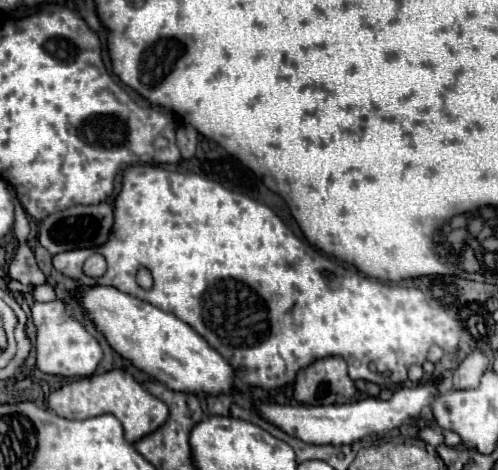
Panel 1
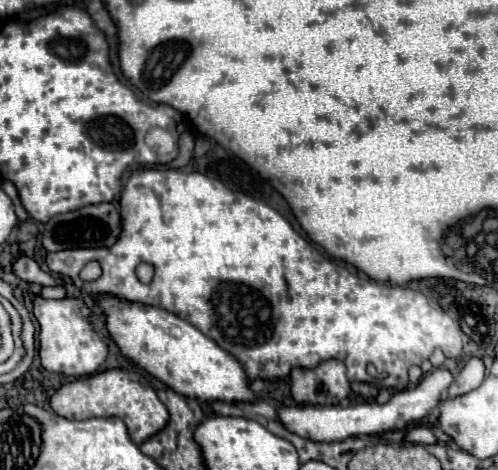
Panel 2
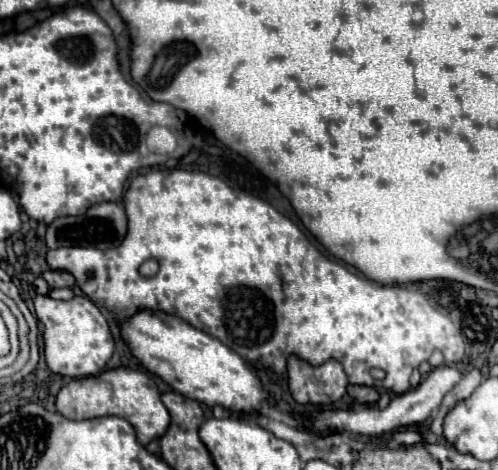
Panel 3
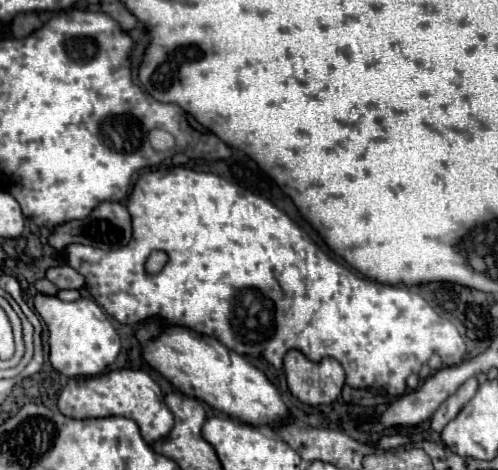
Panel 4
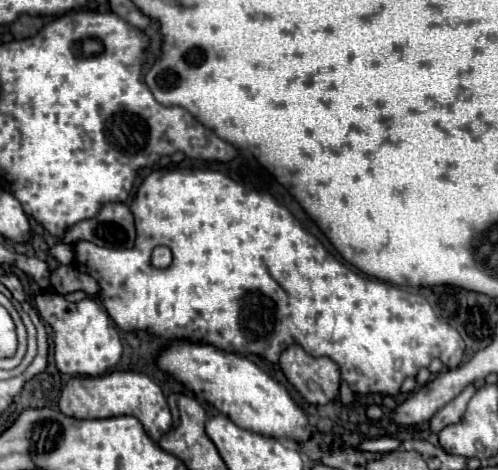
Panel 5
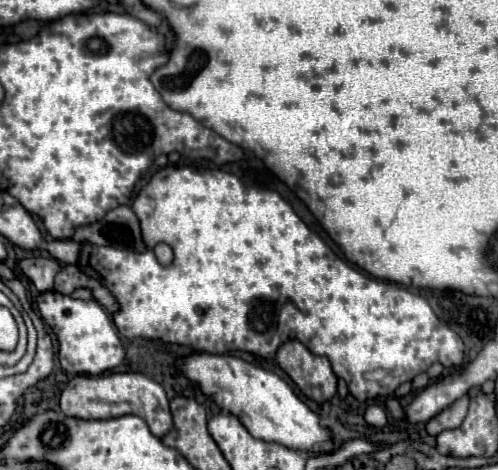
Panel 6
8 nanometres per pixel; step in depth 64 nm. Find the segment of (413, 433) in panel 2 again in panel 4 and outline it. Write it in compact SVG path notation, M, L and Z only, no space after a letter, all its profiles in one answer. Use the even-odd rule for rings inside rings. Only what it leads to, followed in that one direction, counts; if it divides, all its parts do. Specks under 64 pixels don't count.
M394 434L394 436L382 436L380 442L378 442L378 446L380 446L380 448L398 448L398 446L408 444L408 442L410 442L408 436L404 436L404 434Z

